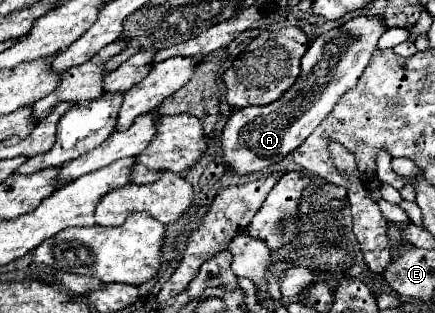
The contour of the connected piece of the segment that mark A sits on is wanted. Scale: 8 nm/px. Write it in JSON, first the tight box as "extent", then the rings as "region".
{"extent":[220,17,386,175],"region":[[[376,17],[350,19],[342,27],[332,29],[310,43],[306,55],[302,57],[298,81],[278,101],[234,111],[220,135],[224,161],[234,169],[234,173],[244,175],[266,171],[272,163],[282,161],[288,153],[302,145],[320,121],[330,115],[330,109],[334,109],[342,93],[350,91],[358,83],[358,77],[368,67],[372,51],[384,31],[386,27]]]}

